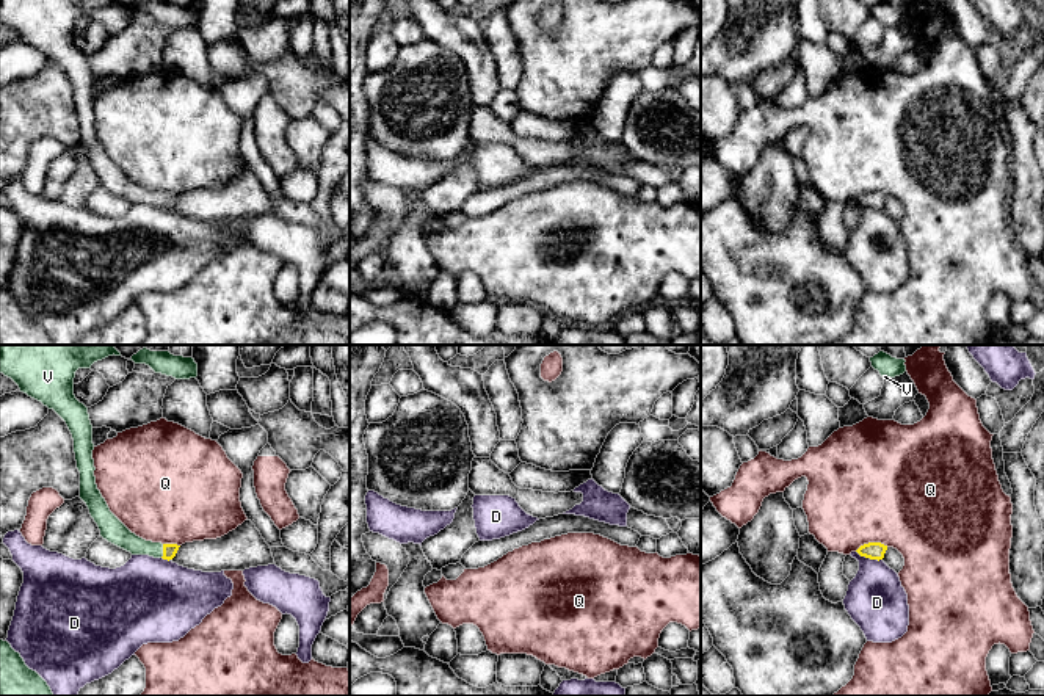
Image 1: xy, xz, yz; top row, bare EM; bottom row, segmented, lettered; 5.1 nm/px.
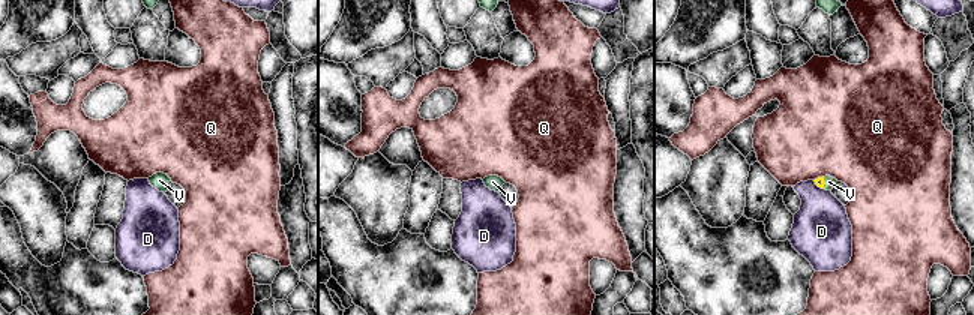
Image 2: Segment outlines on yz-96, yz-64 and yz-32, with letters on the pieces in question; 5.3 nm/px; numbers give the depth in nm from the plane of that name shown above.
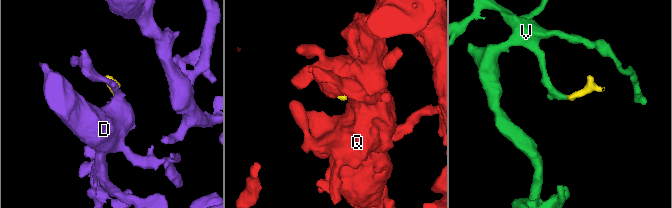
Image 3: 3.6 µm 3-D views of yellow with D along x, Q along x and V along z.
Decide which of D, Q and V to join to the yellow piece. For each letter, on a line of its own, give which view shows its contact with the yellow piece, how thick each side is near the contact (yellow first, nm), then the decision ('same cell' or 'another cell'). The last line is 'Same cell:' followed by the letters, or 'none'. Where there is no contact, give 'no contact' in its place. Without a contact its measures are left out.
D: yz | 100/300 nm | another cell
Q: yz | 100/500 nm | another cell
V: xy | 70/110 nm | same cell
Same cell: V

